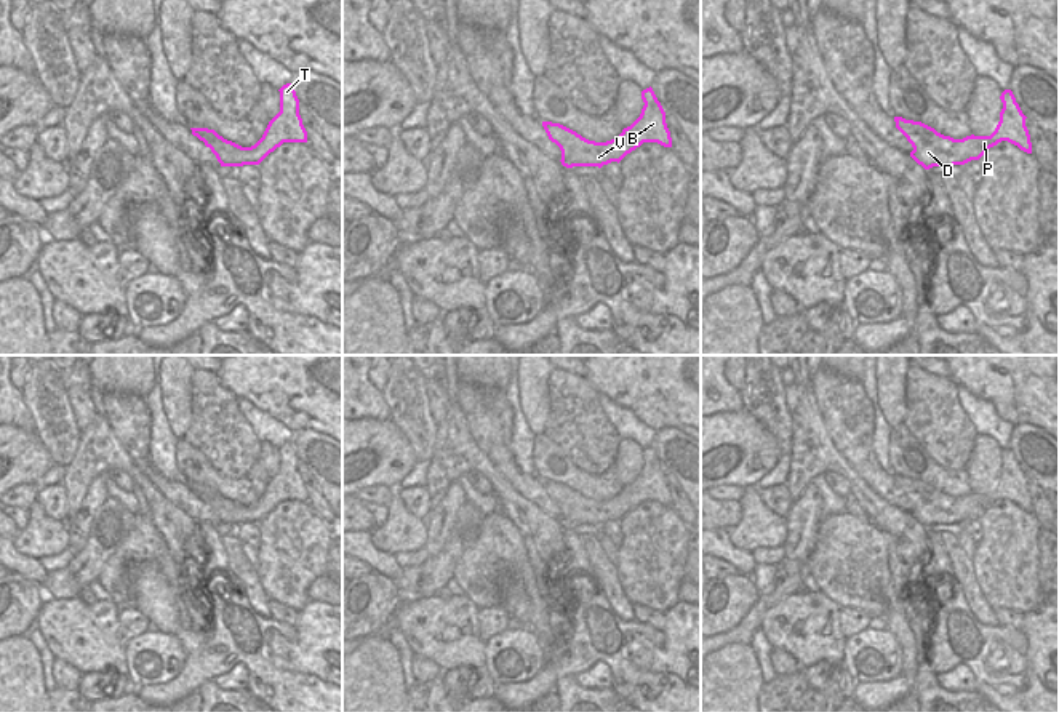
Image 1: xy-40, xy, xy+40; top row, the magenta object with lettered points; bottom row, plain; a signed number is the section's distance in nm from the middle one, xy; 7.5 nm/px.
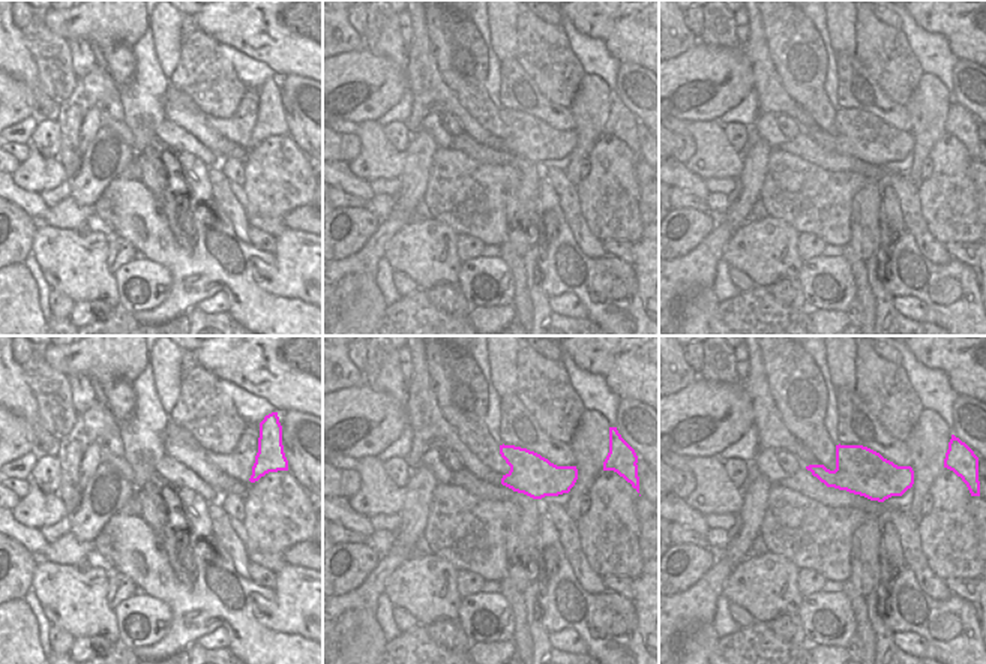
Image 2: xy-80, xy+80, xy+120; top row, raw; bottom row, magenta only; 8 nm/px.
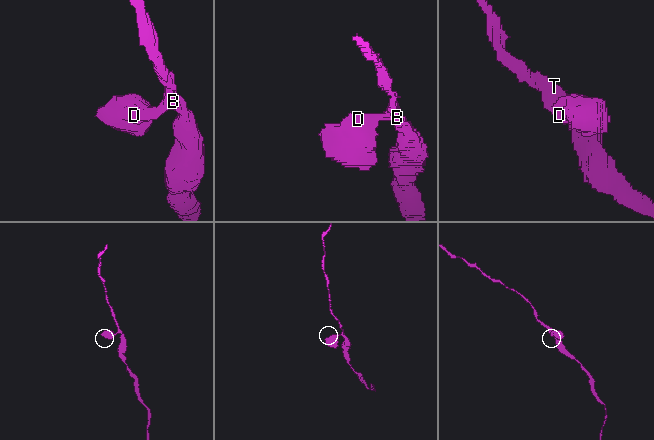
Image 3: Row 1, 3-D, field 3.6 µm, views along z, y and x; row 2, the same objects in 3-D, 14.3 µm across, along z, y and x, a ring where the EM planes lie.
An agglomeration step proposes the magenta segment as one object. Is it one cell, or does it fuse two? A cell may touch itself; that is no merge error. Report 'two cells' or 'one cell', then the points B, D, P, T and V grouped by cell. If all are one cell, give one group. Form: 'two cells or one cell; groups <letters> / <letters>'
one cell; groups B D P T V

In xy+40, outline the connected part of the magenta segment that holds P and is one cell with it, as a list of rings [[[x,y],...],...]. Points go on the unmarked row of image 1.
[[[1011,448],[1000,454],[1003,467],[1000,480],[990,494],[966,494],[953,498],[937,491],[934,486],[902,475],[894,475],[896,486],[907,496],[913,509],[910,515],[925,528],[933,525],[965,523],[979,518],[990,506],[1001,499],[1017,504],[1021,509],[1032,512],[1030,493],[1025,485],[1025,474]]]

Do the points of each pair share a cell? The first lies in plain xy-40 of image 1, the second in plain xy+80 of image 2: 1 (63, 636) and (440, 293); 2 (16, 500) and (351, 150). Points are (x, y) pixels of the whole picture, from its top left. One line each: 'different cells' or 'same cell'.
1: different cells
2: different cells

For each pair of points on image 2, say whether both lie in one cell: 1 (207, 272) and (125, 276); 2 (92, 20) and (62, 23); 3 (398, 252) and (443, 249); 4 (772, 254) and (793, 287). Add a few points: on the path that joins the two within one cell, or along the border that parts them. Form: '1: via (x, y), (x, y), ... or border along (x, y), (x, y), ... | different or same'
1: border along (144, 257), (170, 273), (170, 296), (159, 306) | different
2: via (84, 20), (69, 23) | same
3: via (408, 251), (432, 249) | same
4: border along (796, 276), (778, 279), (767, 287) | different

